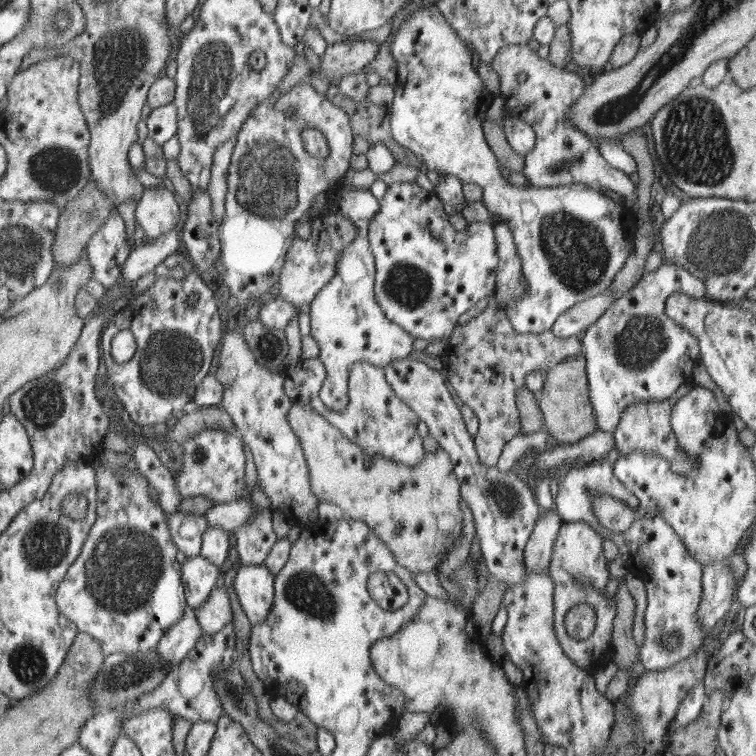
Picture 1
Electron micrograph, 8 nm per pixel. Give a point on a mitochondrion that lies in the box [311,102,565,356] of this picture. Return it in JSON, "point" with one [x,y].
{"point":[408,285]}

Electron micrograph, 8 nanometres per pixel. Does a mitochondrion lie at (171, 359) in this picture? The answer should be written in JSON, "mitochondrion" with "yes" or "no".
{"mitochondrion":"yes"}

